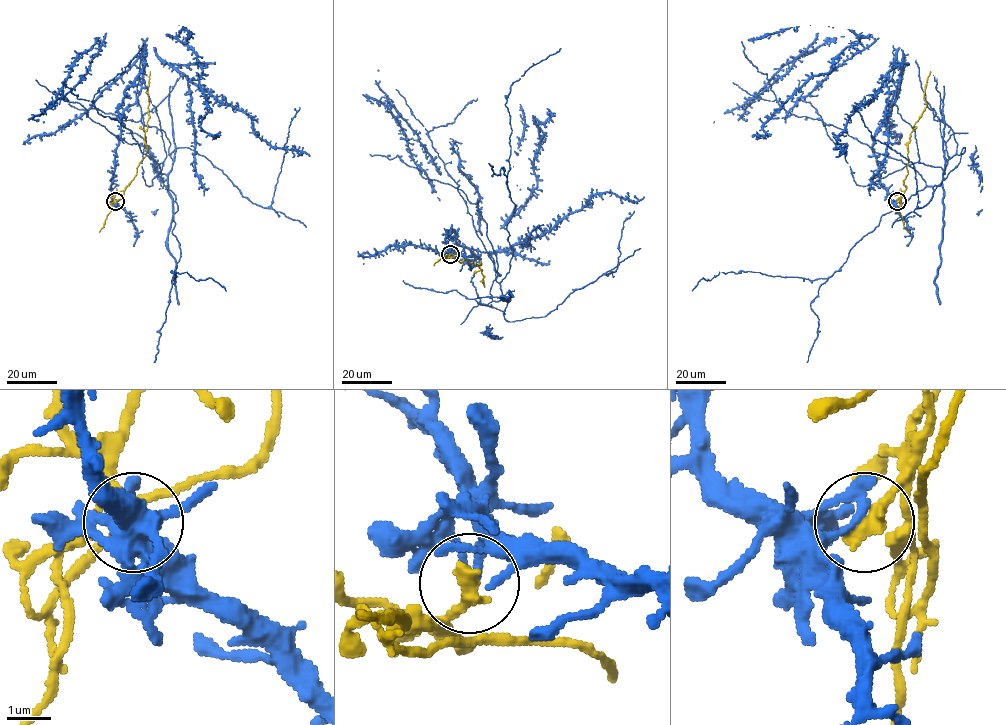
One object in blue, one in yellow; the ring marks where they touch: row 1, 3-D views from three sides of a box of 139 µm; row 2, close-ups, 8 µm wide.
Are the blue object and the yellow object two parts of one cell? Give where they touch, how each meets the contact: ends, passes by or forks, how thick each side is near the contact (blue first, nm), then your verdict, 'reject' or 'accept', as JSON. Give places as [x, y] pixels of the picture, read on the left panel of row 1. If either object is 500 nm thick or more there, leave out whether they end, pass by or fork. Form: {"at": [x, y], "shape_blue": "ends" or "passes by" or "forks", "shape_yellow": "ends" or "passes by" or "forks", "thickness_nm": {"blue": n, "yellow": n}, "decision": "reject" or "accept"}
{"at": [115, 201], "shape_blue": "passes by", "shape_yellow": "ends", "thickness_nm": {"blue": 240, "yellow": 440}, "decision": "reject"}

